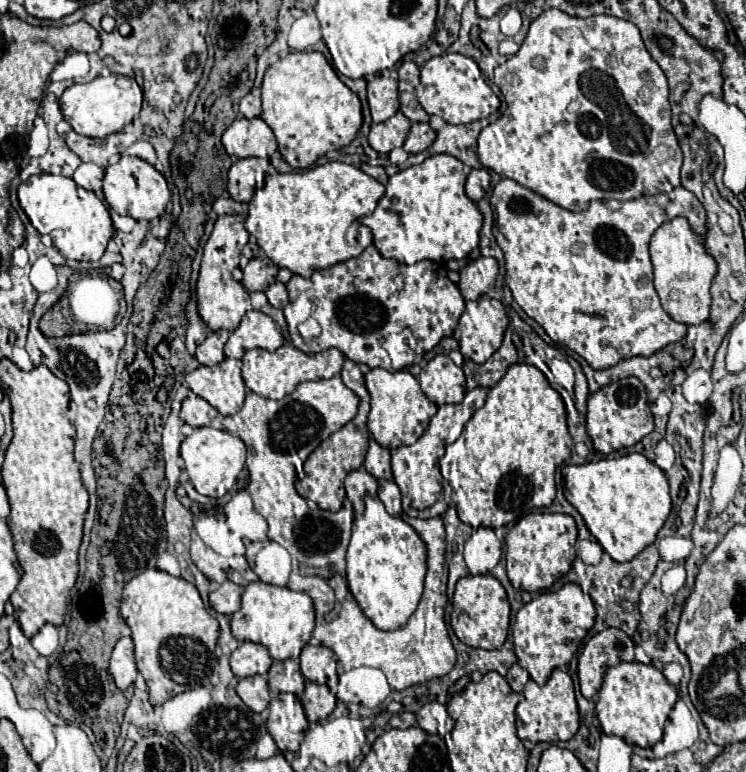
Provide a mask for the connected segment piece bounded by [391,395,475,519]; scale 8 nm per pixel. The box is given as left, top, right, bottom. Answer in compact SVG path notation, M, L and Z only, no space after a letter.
M467 395L459 405L441 405L435 417L431 419L427 431L413 445L405 445L393 451L393 457L391 457L393 479L399 485L403 495L403 513L407 513L409 517L431 519L447 511L451 501L451 487L439 473L439 467L437 467L439 455L445 453L447 441L453 443L461 435L465 423L471 419L473 413L475 413L473 395Z

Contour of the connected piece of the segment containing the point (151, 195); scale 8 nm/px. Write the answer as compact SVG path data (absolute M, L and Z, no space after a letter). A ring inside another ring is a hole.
M123 155L117 163L113 163L105 169L103 193L105 193L105 201L109 203L109 207L113 211L117 211L119 215L131 215L137 221L157 219L163 213L163 209L171 197L165 177L145 159L131 157L131 155Z

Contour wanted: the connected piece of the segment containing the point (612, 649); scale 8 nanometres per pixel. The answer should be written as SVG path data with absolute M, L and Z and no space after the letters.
M605 629L593 635L579 655L579 685L583 697L591 699L601 689L609 667L621 661L635 661L635 643L621 629Z

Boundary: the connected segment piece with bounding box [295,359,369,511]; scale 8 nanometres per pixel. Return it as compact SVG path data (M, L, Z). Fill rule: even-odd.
M345 361L341 377L343 383L353 389L361 403L359 403L359 413L355 415L353 421L349 421L343 429L339 429L337 433L333 433L329 439L325 439L311 455L309 459L303 463L305 465L305 479L297 479L296 490L305 499L315 501L321 509L325 511L339 511L343 501L345 501L345 487L343 487L343 479L347 477L347 473L359 469L365 461L365 453L369 447L369 431L367 431L367 415L369 415L369 393L365 387L365 375L369 373L369 367L363 363L355 363L355 361Z

